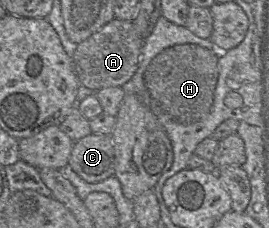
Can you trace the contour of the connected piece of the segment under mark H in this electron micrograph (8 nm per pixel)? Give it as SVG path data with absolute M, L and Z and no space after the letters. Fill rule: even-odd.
M192 43L177 44L157 54L143 73L143 96L126 94L116 115L111 133L115 156L114 176L119 180L124 196L133 201L147 190L154 190L159 178L170 168L173 161L171 142L156 115L168 115L179 123L201 120L211 109L218 79L218 60L222 51L208 49Z

